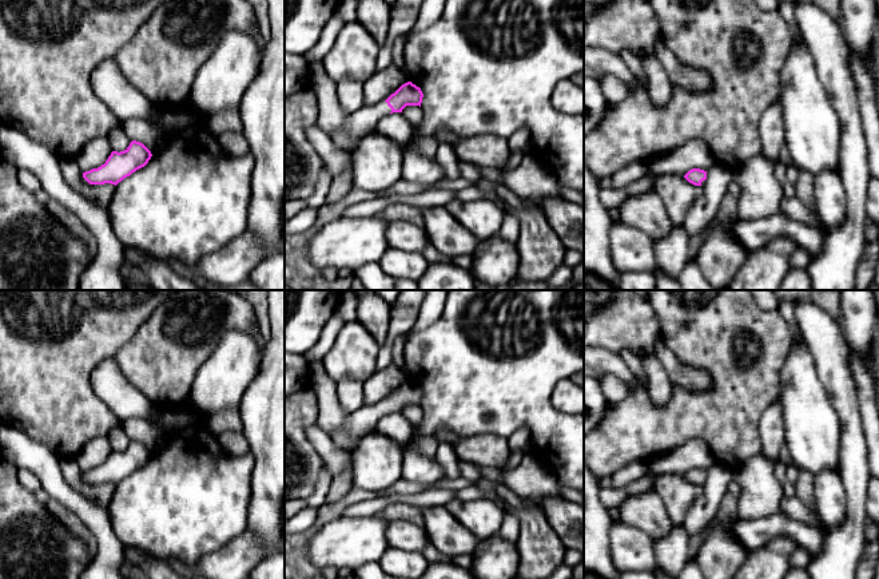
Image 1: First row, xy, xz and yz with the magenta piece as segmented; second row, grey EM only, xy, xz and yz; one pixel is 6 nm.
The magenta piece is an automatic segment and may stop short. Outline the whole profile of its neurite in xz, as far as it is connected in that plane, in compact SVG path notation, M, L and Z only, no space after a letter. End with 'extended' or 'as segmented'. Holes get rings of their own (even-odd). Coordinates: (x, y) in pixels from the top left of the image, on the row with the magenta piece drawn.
M407 82L402 84L386 100L373 106L365 106L361 110L349 114L346 123L334 134L331 140L339 150L347 151L349 147L377 128L378 122L393 112L402 112L406 106L419 106L423 94L419 87Z | extended

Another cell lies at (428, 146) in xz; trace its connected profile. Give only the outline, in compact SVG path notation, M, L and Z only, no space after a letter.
M415 136L407 143L411 151L430 158L435 158L438 144L440 142L435 139L435 136Z

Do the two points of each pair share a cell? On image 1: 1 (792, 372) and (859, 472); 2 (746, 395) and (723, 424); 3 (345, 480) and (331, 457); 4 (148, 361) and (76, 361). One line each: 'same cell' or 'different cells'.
1: different cells
2: same cell
3: different cells
4: different cells

